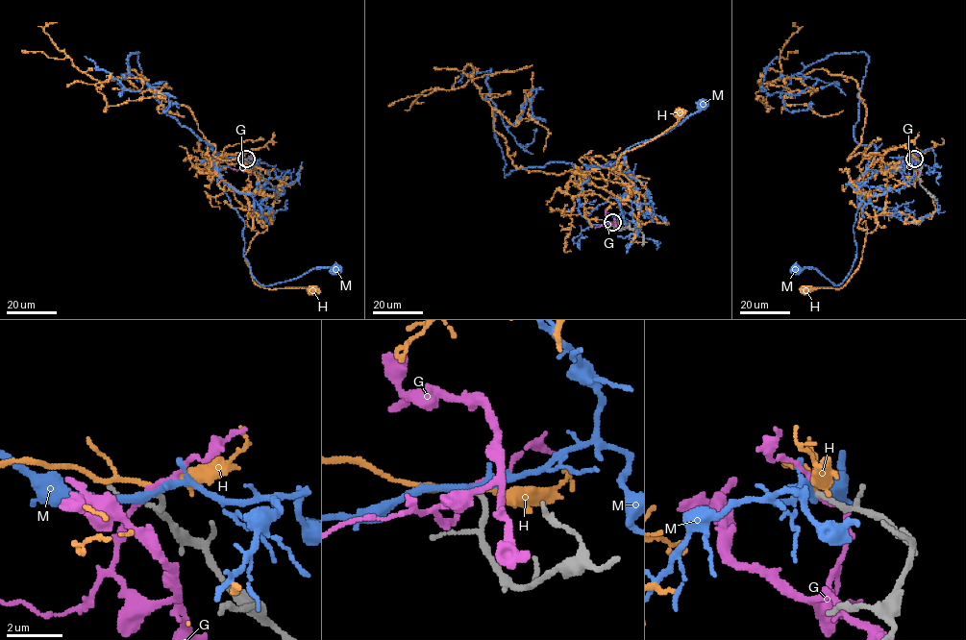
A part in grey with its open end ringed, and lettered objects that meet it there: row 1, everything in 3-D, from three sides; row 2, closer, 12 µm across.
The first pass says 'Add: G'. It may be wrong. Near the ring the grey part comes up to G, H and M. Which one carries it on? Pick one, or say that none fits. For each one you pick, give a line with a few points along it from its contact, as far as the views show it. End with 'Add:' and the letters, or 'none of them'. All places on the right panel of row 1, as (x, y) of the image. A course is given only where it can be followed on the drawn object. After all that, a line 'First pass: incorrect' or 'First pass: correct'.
M: it runs (914, 160), (916, 154), (879, 172), (866, 170), (856, 181), (856, 257), (840, 283), (815, 269), (795, 271)
Add: M
First pass: incorrect

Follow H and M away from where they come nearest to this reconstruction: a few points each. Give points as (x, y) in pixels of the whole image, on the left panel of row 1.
H: (246, 160), (221, 159), (203, 173), (215, 174), (267, 228), (245, 255), (252, 281), (313, 290)
M: (246, 160), (222, 154), (211, 165), (243, 221), (243, 257), (255, 279), (270, 285), (312, 269), (337, 271)

